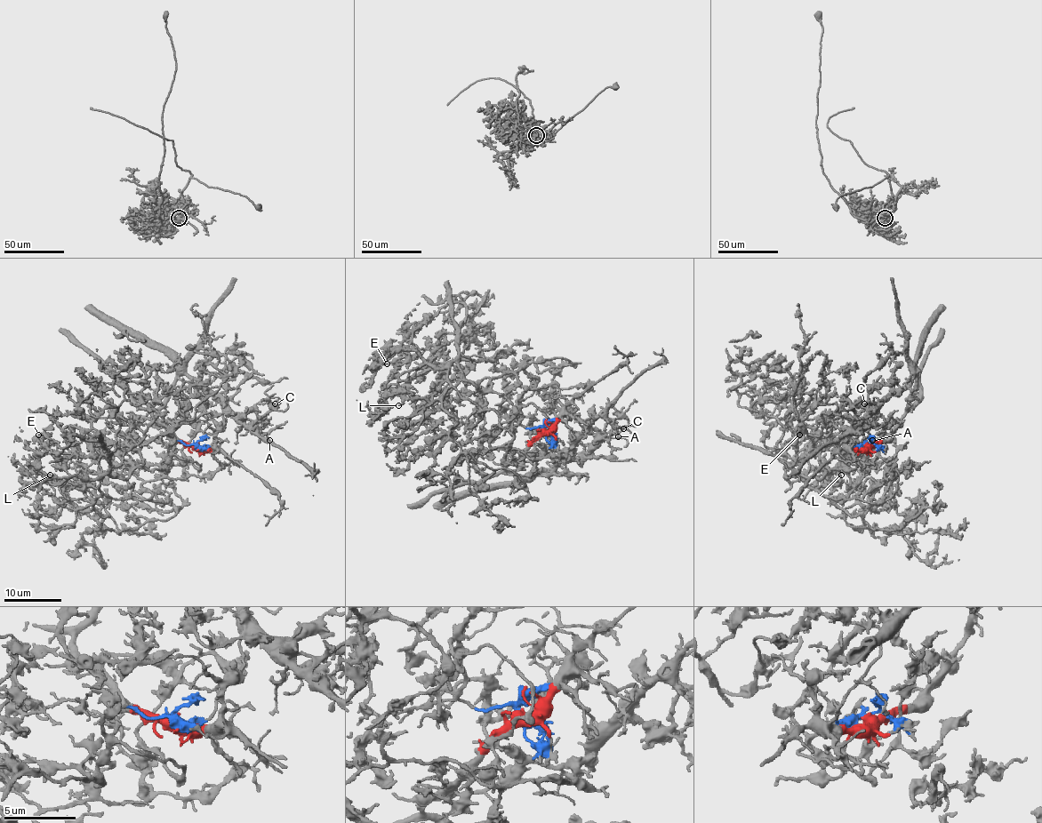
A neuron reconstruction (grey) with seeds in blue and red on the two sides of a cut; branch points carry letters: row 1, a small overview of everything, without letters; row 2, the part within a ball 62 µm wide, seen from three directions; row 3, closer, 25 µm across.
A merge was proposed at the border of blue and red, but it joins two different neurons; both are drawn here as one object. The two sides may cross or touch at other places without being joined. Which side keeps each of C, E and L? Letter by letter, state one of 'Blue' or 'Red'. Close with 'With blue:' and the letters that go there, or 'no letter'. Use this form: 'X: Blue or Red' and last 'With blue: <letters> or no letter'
C: Red
E: Blue
L: Blue
With blue: E, L

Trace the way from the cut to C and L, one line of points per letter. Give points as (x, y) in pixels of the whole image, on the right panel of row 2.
C: (867, 443), (880, 443), (903, 418), (915, 388), (915, 376), (869, 413), (874, 404), (864, 403)
L: (867, 443), (848, 450), (846, 465), (828, 468), (821, 478), (797, 474), (808, 484), (841, 475)

